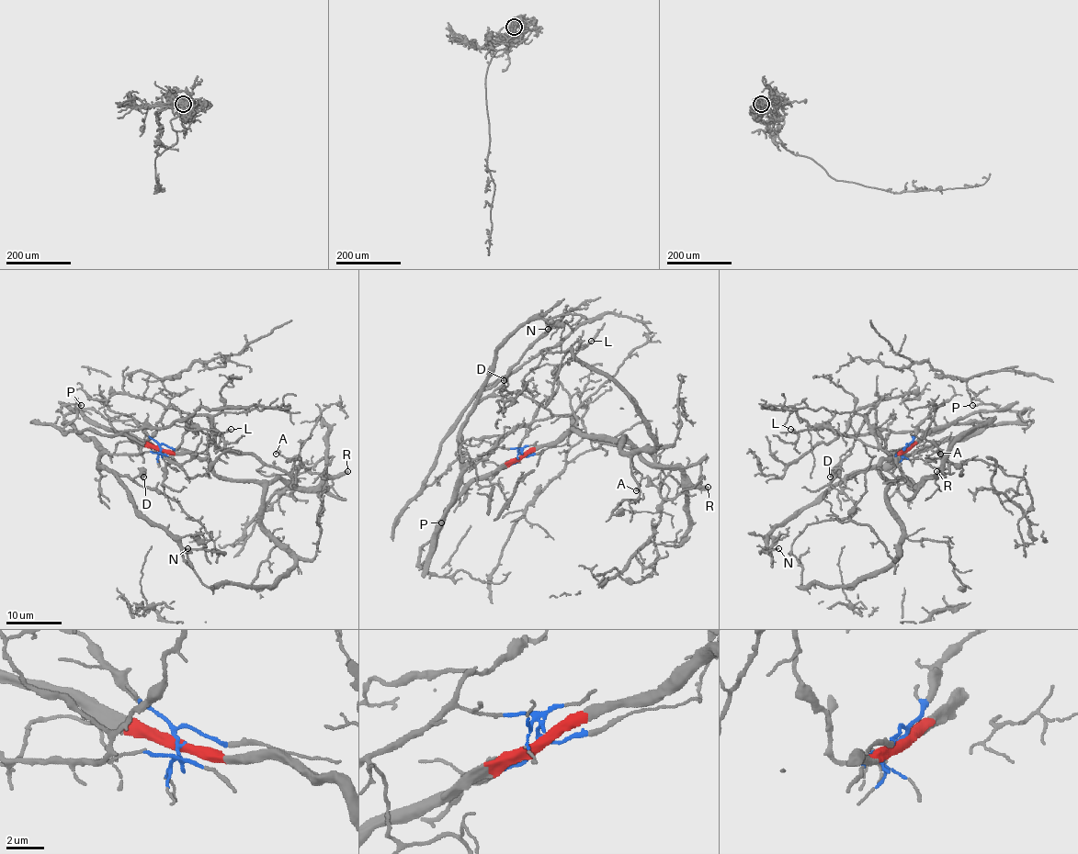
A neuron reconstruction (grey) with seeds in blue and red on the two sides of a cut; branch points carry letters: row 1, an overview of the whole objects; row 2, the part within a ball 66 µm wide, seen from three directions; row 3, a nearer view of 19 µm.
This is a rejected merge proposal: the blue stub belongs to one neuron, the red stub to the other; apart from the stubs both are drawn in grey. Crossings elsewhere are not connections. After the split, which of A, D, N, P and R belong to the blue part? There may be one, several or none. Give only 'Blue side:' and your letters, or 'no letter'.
Blue side: D, N, P

